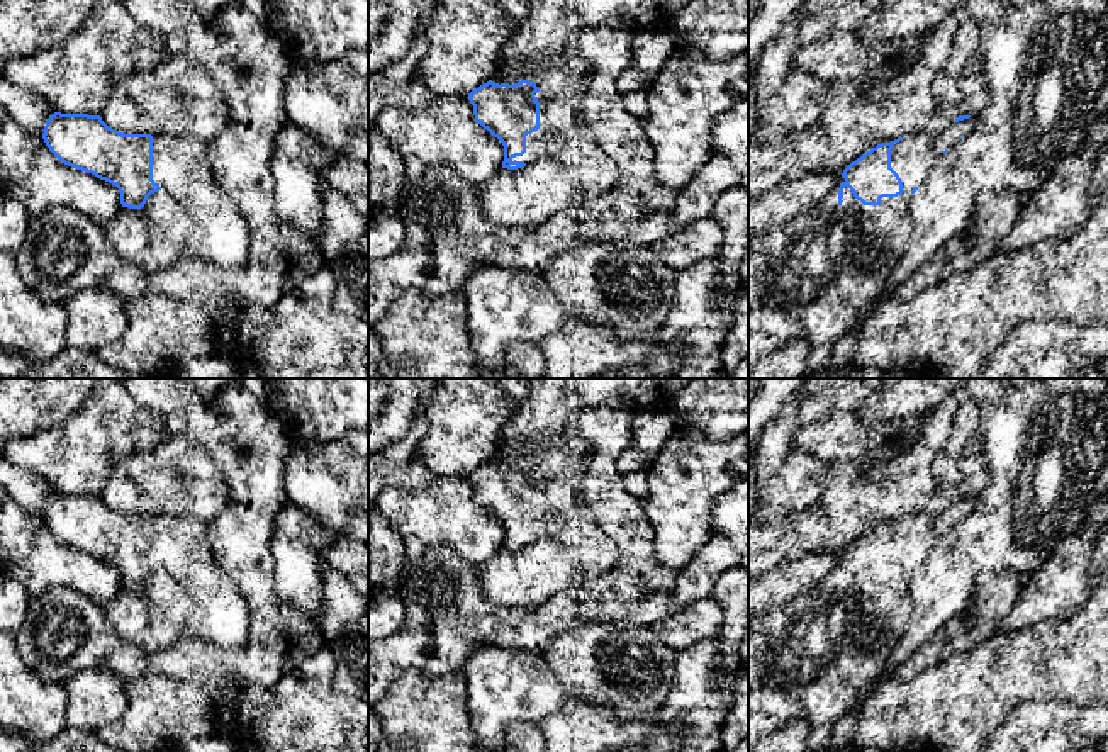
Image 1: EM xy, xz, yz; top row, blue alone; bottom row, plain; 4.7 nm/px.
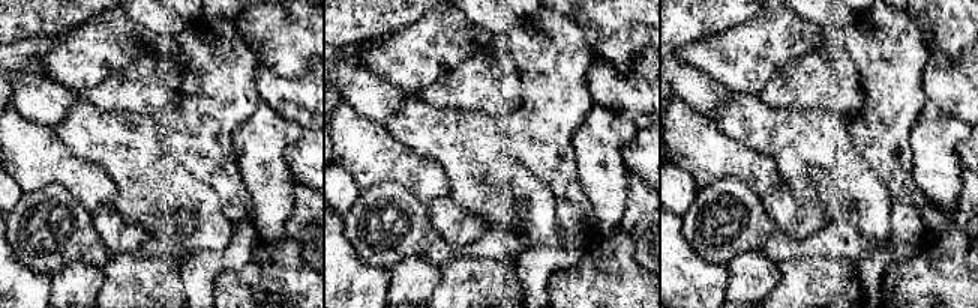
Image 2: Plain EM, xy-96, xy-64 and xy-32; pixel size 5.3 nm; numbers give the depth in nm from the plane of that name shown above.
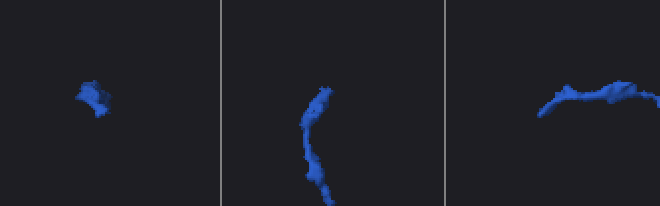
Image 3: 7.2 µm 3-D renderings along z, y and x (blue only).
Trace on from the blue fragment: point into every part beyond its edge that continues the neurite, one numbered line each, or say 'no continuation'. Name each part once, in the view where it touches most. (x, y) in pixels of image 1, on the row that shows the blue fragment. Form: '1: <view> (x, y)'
1: yz (822, 274)

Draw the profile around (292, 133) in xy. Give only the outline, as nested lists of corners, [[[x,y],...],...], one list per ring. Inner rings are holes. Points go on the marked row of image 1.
[[[288,121],[270,160],[275,212],[311,241],[317,241],[322,226],[322,170],[334,156],[336,151]]]

